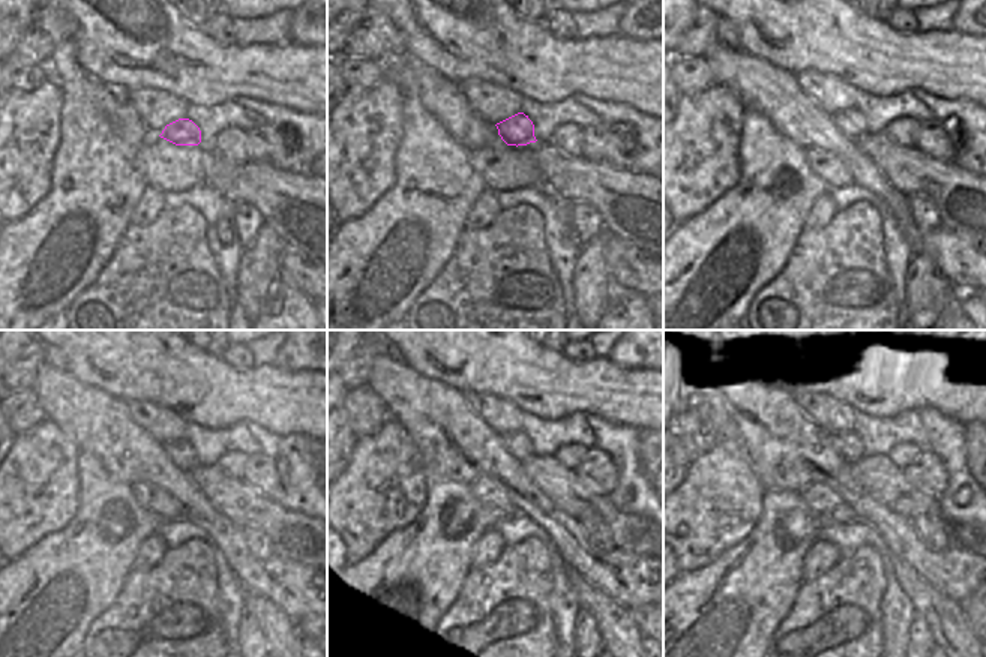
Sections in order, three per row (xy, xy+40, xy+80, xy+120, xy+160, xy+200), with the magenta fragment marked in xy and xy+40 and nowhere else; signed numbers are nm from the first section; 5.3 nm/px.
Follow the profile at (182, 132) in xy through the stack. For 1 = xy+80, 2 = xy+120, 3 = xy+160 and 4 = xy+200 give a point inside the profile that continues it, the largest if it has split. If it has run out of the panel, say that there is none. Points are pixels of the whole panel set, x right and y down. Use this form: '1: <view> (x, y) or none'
1: xy+80 (851, 123)
2: xy+120 (182, 453)
3: xy+160 (518, 446)
4: xy+200 (850, 446)

